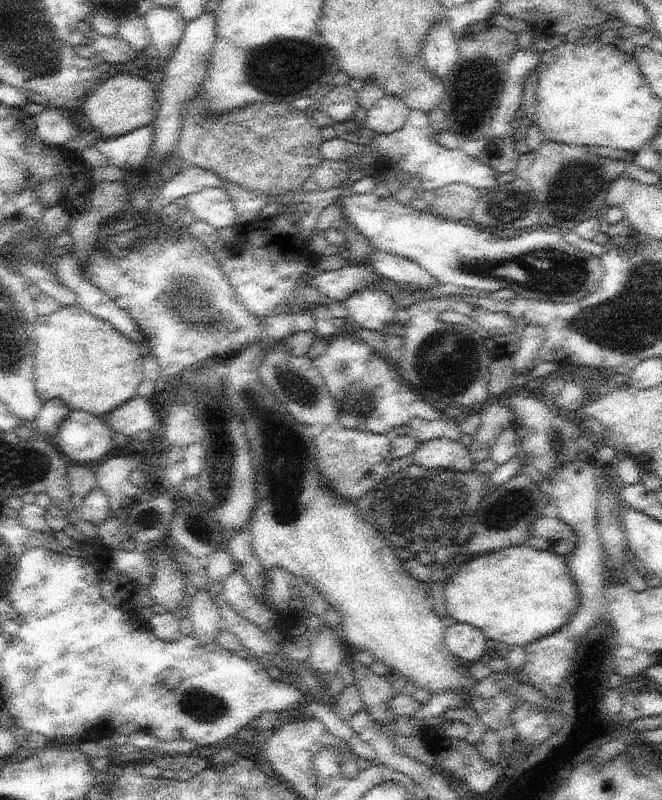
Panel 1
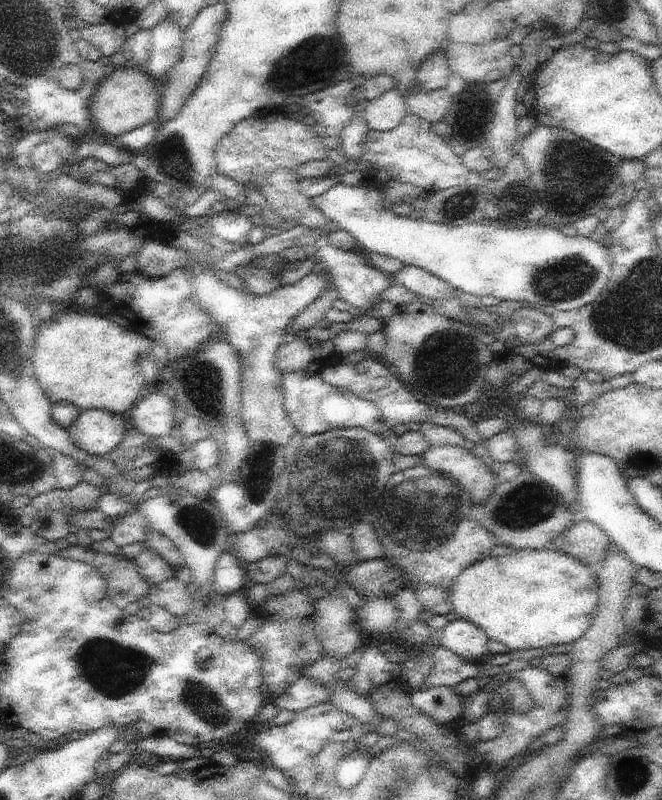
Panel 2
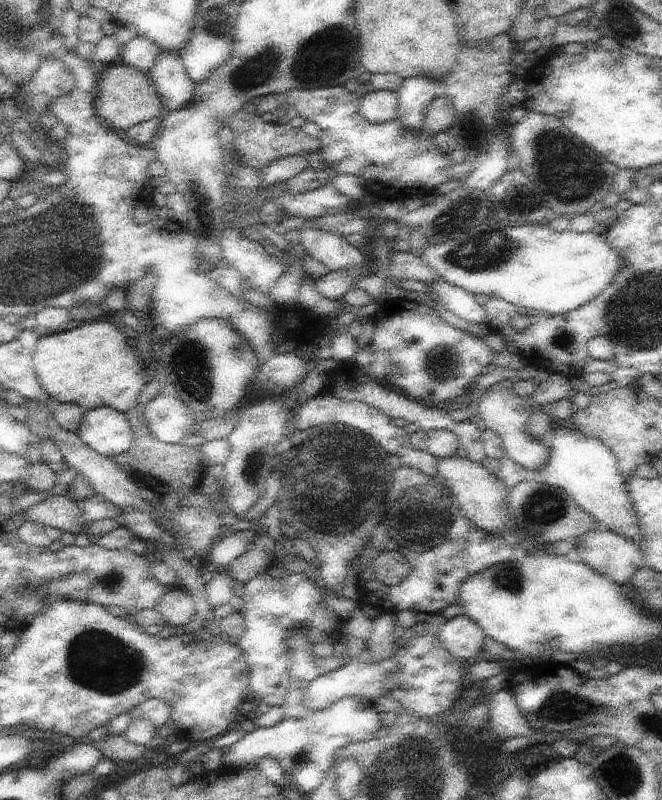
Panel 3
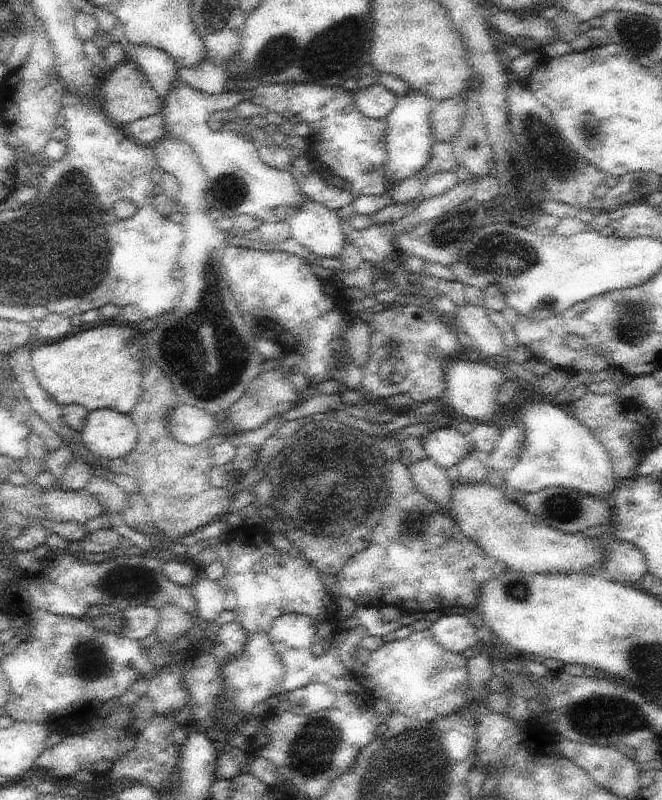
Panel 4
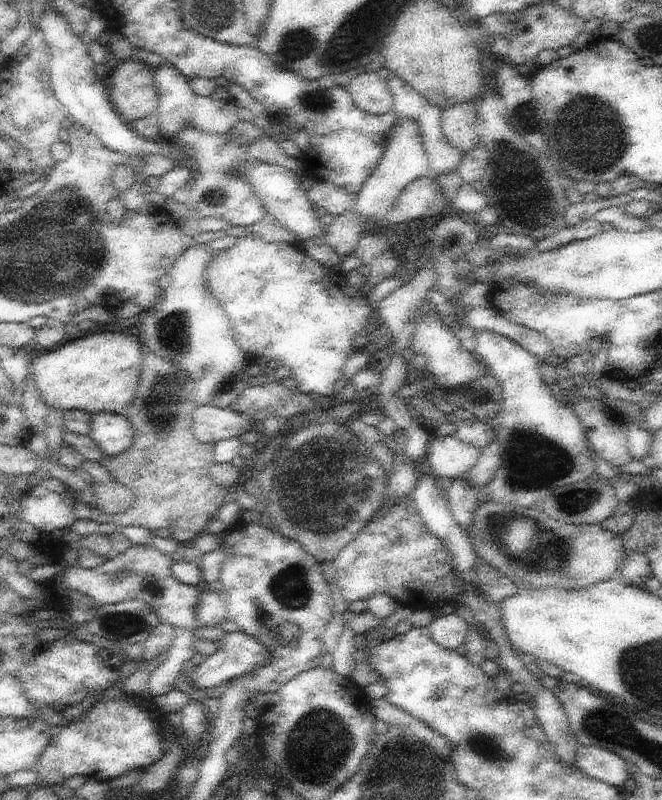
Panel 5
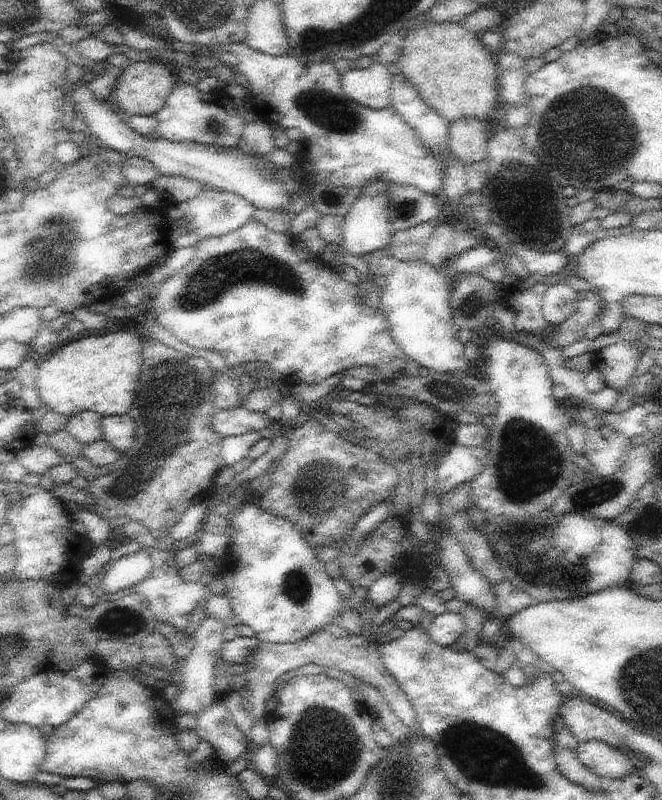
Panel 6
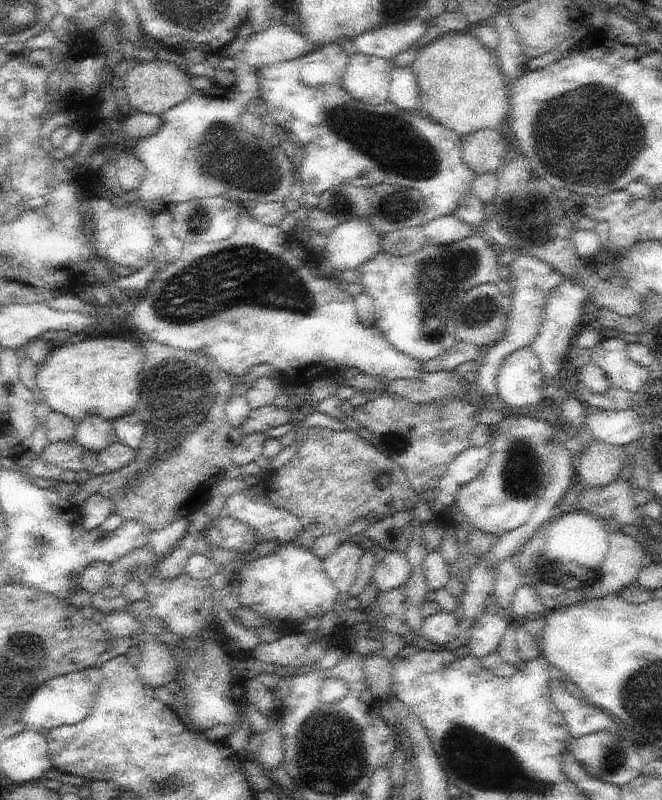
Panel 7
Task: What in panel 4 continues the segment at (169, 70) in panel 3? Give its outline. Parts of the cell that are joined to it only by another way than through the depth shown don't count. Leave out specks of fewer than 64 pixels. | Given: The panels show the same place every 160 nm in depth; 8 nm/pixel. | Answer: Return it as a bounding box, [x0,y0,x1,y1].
[162,77,307,223]

